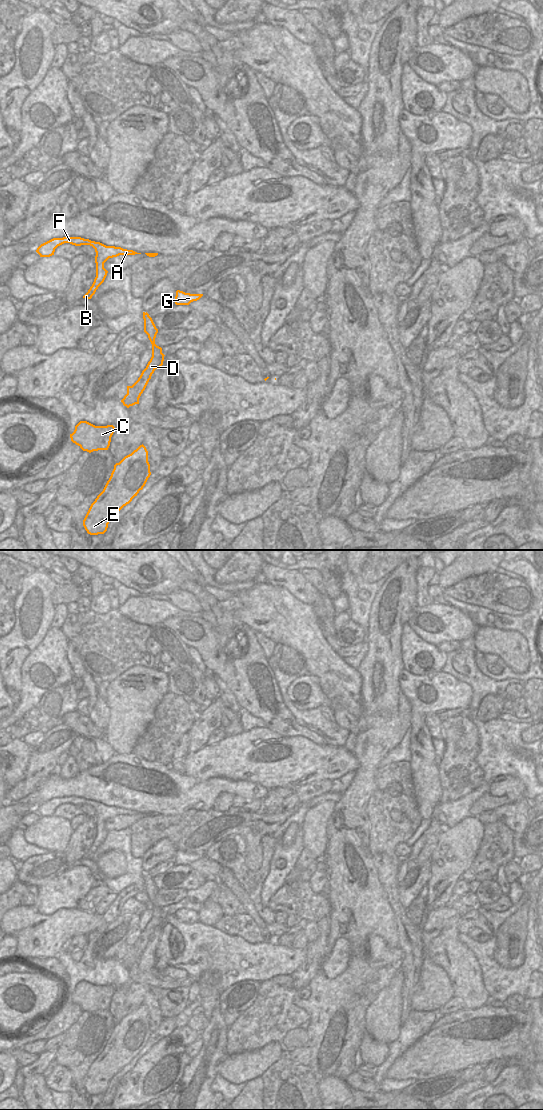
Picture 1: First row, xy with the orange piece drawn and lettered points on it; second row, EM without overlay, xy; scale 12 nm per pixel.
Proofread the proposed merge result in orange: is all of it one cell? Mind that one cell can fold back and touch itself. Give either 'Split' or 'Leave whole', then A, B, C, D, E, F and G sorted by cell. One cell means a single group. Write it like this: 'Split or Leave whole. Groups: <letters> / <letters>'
Leave whole. Groups: A B C D E F G.

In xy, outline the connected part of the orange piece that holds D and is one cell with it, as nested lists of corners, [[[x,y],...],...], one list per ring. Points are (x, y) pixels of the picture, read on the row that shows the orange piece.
[[[143,312],[143,319],[144,332],[148,335],[148,338],[152,344],[152,357],[146,368],[142,371],[138,380],[132,386],[127,386],[127,394],[121,400],[123,405],[127,408],[135,404],[139,404],[139,398],[141,394],[145,390],[154,371],[163,365],[165,356],[162,353],[162,348],[155,344],[155,338],[158,333],[158,329],[156,328],[152,318],[147,312]]]

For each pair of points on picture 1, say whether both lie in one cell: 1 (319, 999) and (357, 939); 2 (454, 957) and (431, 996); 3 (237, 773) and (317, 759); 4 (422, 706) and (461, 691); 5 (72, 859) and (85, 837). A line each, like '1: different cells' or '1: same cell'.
1: same cell
2: different cells
3: same cell
4: same cell
5: same cell

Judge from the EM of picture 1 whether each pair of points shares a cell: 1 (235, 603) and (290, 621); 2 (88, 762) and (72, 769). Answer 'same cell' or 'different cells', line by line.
1: different cells
2: different cells

